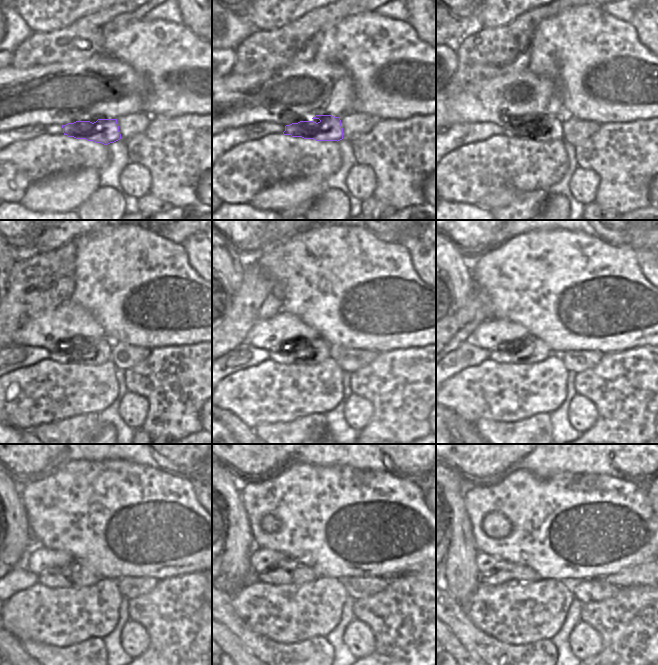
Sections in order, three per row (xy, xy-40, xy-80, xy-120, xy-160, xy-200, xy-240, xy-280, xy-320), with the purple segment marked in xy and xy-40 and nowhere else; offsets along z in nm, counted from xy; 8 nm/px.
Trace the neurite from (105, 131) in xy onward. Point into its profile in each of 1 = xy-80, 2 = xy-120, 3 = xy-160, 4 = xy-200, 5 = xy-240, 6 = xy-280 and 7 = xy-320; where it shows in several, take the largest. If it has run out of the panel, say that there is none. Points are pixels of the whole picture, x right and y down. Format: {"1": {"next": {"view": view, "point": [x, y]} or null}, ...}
{"1": {"next": {"view": "xy-80", "point": [544, 127]}}, "2": {"next": {"view": "xy-120", "point": [80, 351]}}, "3": {"next": {"view": "xy-160", "point": [303, 351]}}, "4": {"next": {"view": "xy-200", "point": [529, 350]}}, "5": {"next": {"view": "xy-240", "point": [76, 574]}}, "6": {"next": {"view": "xy-280", "point": [288, 572]}}, "7": {"next": {"view": "xy-320", "point": [503, 573]}}}

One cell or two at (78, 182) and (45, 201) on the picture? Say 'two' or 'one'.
one

